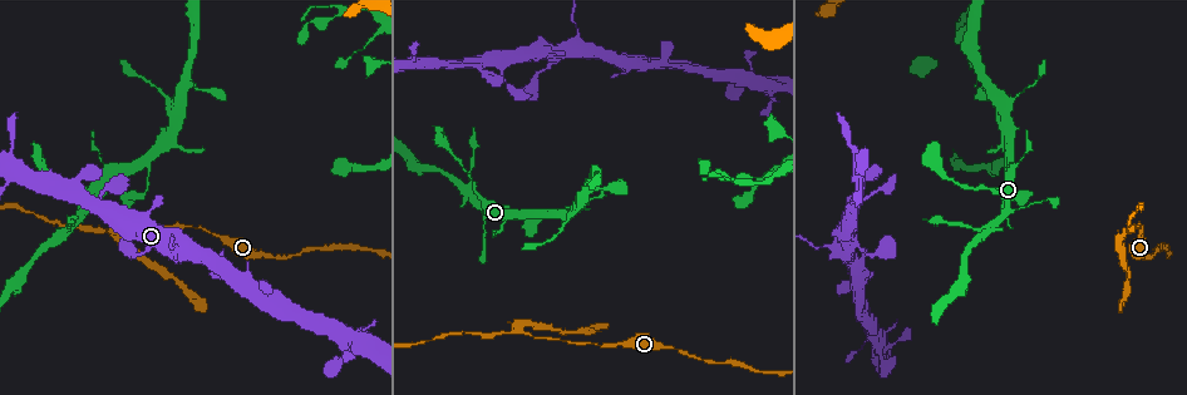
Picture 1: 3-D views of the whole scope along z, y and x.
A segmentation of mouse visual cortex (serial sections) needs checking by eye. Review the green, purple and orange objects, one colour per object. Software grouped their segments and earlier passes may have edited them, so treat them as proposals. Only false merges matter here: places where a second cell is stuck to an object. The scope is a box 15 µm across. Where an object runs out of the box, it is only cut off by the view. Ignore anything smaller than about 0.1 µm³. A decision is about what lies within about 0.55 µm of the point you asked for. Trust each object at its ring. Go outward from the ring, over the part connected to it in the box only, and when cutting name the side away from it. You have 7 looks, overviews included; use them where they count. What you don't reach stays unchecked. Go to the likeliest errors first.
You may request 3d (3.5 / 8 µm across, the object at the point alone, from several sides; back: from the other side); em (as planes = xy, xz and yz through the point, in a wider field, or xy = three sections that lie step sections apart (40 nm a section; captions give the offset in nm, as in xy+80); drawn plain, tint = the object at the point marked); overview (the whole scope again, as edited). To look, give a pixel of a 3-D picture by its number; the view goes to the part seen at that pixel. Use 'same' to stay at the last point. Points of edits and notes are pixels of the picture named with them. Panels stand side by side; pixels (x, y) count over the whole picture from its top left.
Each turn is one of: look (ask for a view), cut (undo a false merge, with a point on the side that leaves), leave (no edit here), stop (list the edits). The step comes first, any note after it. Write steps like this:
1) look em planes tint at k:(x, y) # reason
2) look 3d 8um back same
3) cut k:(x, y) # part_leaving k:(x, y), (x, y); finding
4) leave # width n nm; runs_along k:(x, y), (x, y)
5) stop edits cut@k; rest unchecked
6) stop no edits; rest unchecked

look 3d 8um at 1:(520, 333) # arms part here

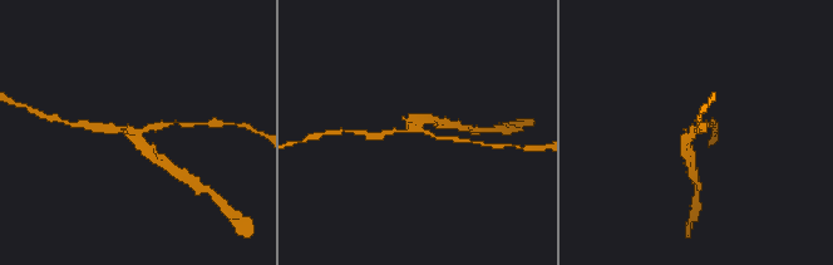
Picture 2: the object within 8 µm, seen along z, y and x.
look 3d 3.5um at 2:(416, 129) # zoom in

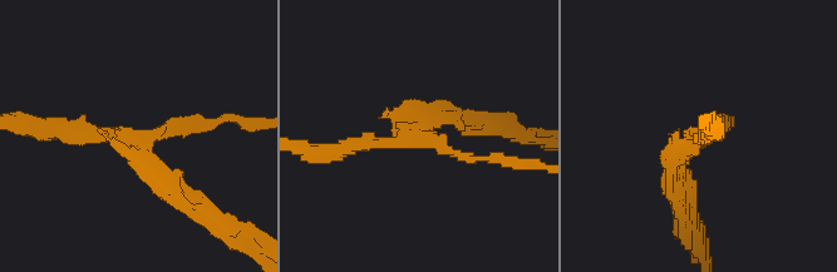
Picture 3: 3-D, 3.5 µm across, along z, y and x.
look em xy step 1 tint at 3:(417, 141) # arms 3; arm_widths 150, 150, 200 nm

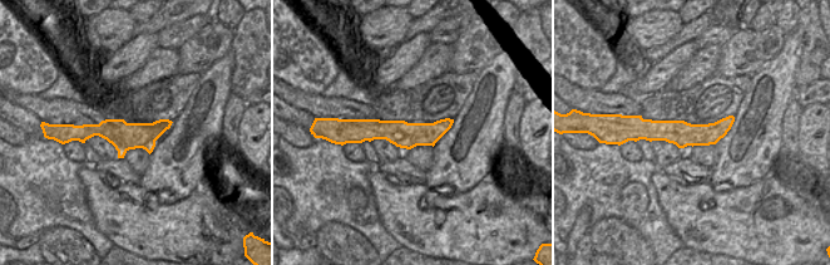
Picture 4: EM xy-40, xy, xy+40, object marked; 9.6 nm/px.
cut 3:(153, 184) # part_leaving 3:(133, 147), (175, 197), (217, 228); a second cell is stuck on

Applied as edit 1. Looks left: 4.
look em xy step 5 tint at 1:(161, 95) # thick turns thin

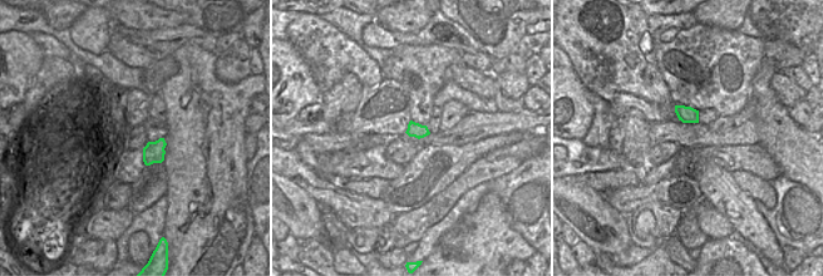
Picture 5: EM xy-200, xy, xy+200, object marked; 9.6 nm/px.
look 3d 3.5um same # see where the arms go

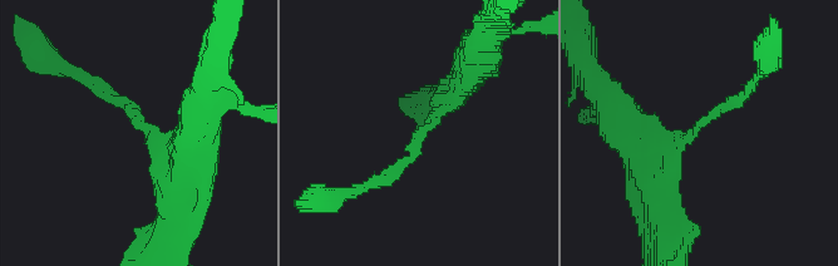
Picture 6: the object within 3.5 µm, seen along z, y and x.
leave # width 140 nm; runs_along 6:(655, 183), (668, 152), (752, 87); all the same cell

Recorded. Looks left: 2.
look 3d 3.5um at 1:(835, 247) # a fork

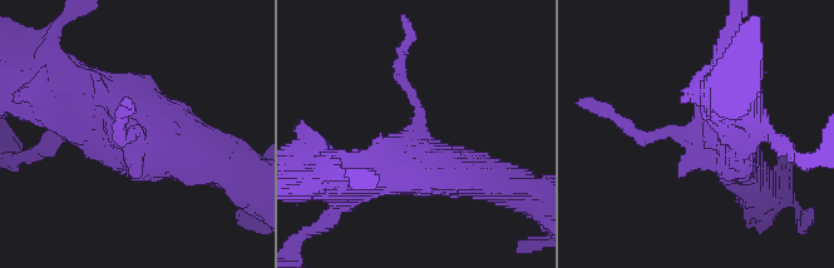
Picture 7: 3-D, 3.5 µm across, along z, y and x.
look em planes tint at 7:(700, 135) # arms 3; arm_widths 150, 600, 600 nm

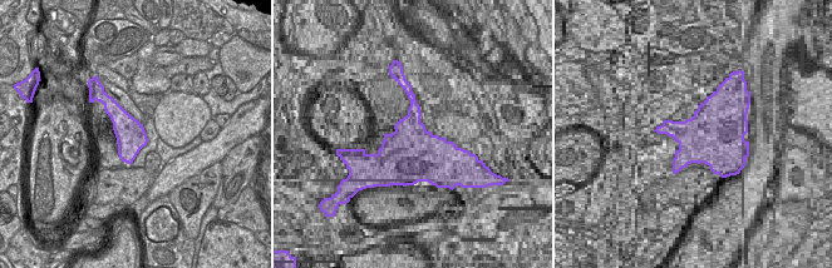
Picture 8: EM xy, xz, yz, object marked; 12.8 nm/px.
leave # runs_along 7:(60, 104), (107, 104), (207, 162); all the same cell

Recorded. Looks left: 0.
stop edits cut@3; rest unchecked

